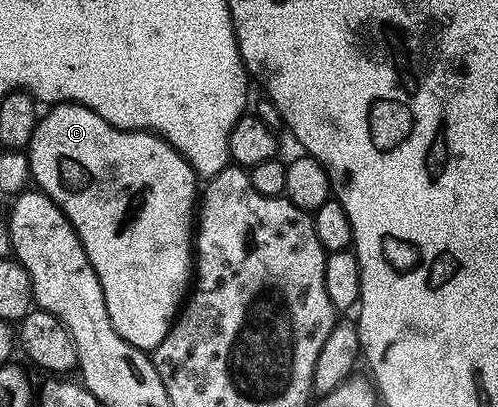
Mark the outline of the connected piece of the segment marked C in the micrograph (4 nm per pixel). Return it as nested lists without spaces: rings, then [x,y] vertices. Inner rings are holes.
[[[56,103],[49,108],[50,111],[39,118],[36,129],[32,133],[32,141],[28,148],[30,156],[30,177],[33,186],[43,191],[50,200],[56,204],[68,217],[68,221],[74,227],[75,233],[80,237],[84,245],[84,253],[88,253],[88,261],[92,269],[96,269],[96,277],[104,289],[104,301],[108,305],[108,317],[132,346],[139,347],[141,351],[153,352],[154,348],[164,341],[164,337],[170,331],[170,325],[174,322],[188,291],[188,284],[192,279],[192,232],[196,227],[196,200],[200,195],[200,179],[195,175],[192,165],[180,152],[166,139],[161,139],[157,133],[149,131],[122,131],[119,127],[113,127],[108,121],[104,121],[92,109],[80,106],[79,103]]]

